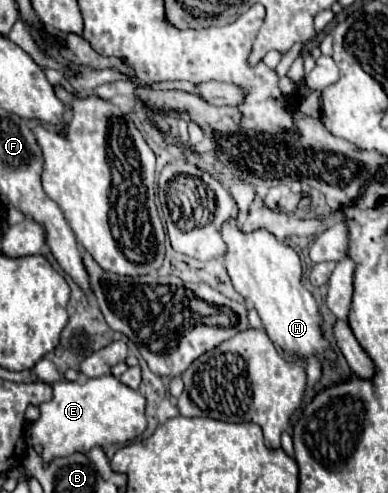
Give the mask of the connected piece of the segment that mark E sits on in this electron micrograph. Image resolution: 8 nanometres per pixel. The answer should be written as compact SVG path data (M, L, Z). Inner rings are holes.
M112 374L86 378L84 382L62 380L54 384L52 400L40 406L40 418L29 430L29 443L44 448L42 458L46 464L54 456L72 454L76 450L88 452L94 446L124 444L146 430L144 406L146 398Z

